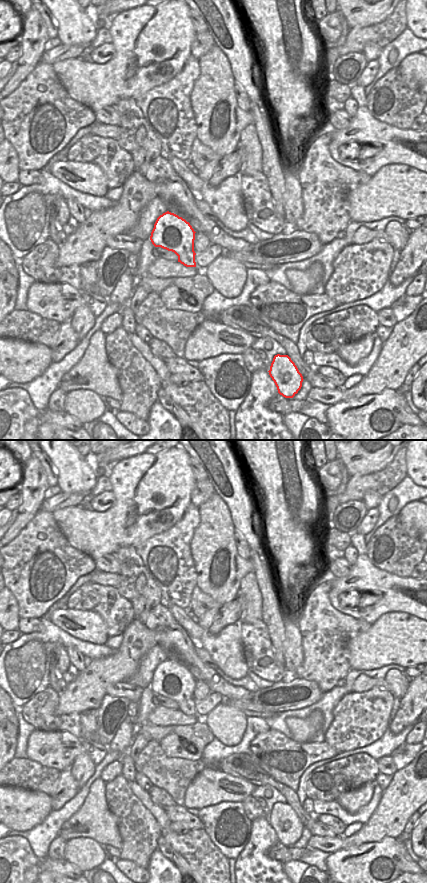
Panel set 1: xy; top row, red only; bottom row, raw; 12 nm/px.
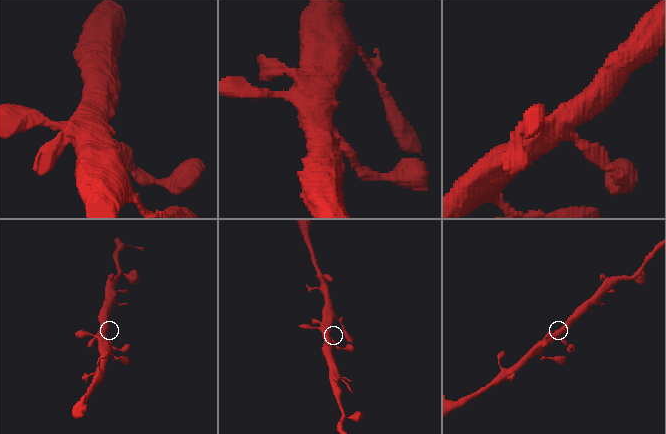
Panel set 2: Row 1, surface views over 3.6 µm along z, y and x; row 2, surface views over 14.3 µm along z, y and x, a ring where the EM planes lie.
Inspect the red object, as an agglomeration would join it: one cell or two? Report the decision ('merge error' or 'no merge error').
no merge error

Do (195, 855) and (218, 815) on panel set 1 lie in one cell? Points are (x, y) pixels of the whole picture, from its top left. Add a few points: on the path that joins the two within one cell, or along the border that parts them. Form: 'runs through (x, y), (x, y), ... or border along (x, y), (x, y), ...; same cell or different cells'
border along (203, 828), (210, 840), (221, 852); different cells

